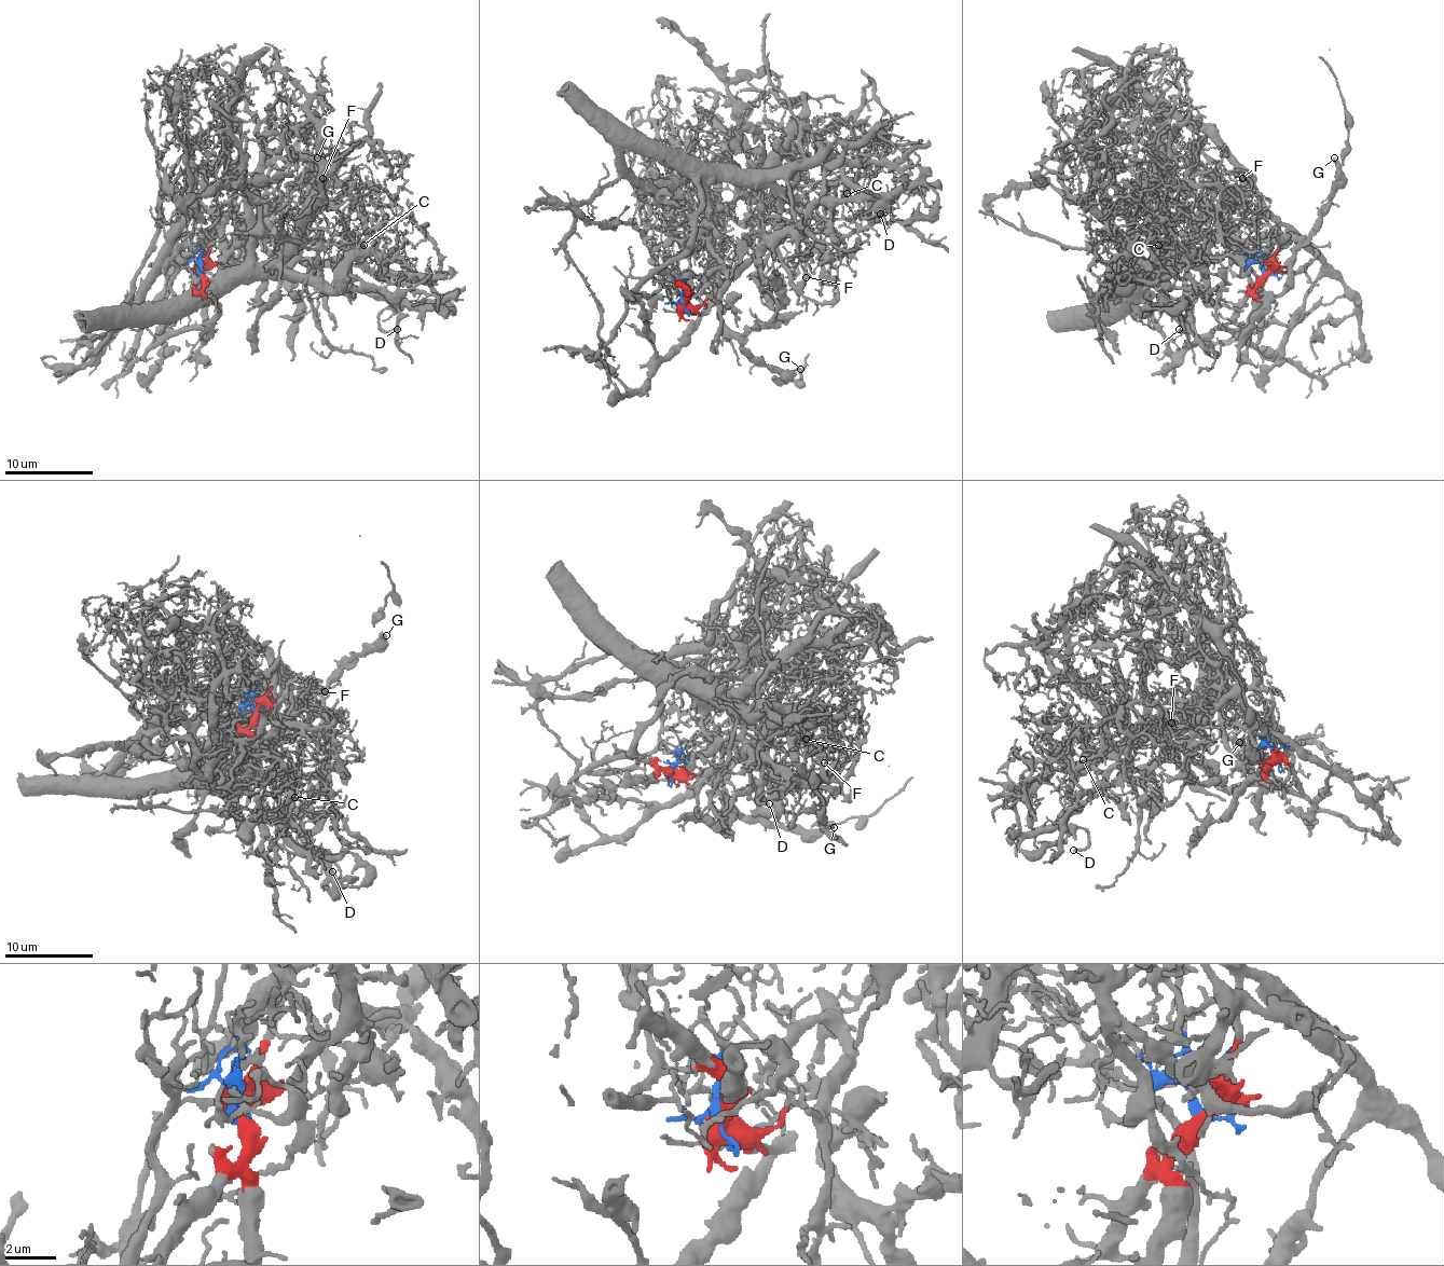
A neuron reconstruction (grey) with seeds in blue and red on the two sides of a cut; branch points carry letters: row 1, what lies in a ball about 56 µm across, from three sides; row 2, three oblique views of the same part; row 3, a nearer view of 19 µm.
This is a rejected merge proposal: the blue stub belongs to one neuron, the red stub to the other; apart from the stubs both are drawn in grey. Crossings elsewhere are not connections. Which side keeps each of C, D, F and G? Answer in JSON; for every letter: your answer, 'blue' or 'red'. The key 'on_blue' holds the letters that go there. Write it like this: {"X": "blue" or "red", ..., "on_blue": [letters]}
{"C": "blue", "D": "red", "F": "blue", "G": "red", "on_blue": ["C", "F"]}

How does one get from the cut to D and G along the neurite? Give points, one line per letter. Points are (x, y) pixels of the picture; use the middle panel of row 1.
D: (683, 302), (693, 313), (701, 313), (741, 266), (752, 262), (819, 202), (874, 200), (863, 218), (880, 212)
G: (683, 302), (693, 313), (703, 313), (712, 304), (718, 304), (723, 319), (750, 353), (779, 371), (800, 369)

